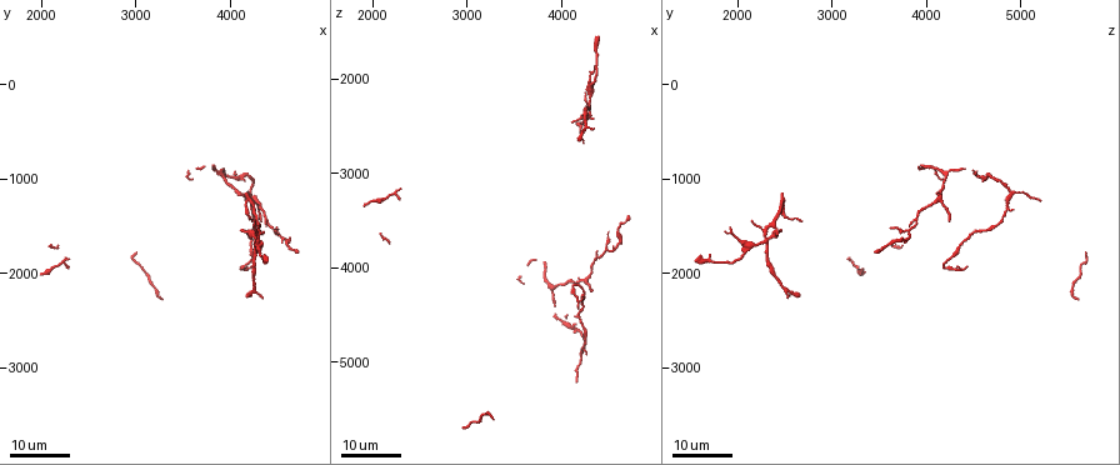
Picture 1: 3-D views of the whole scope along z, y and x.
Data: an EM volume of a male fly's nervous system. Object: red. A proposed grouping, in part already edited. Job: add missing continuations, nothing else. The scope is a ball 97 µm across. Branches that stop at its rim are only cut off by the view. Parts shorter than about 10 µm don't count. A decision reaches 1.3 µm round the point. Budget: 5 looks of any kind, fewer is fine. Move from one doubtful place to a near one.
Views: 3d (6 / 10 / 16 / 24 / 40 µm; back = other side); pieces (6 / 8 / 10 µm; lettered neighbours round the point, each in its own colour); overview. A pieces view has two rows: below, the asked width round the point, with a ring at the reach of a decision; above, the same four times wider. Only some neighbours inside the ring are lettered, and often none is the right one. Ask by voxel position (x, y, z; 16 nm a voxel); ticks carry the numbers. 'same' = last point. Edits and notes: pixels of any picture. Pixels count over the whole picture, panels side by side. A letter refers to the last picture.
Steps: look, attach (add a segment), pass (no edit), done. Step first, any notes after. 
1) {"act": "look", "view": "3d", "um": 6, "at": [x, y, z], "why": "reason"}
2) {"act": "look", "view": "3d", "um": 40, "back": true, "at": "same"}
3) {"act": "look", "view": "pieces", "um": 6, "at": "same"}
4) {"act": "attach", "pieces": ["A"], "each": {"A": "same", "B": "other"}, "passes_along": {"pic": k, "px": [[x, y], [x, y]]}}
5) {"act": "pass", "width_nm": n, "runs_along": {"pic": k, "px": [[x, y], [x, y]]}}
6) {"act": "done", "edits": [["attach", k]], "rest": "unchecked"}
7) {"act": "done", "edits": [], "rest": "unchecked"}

{"act": "look", "view": "3d", "um": 16, "at": [3240, 2260, 5580], "why": "tapers out"}

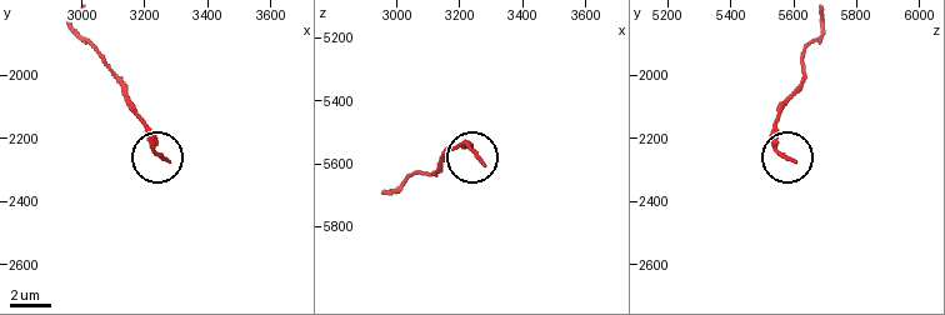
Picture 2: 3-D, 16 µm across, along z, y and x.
{"act": "look", "view": "pieces", "um": 8, "at": [3270, 2270, 5600]}

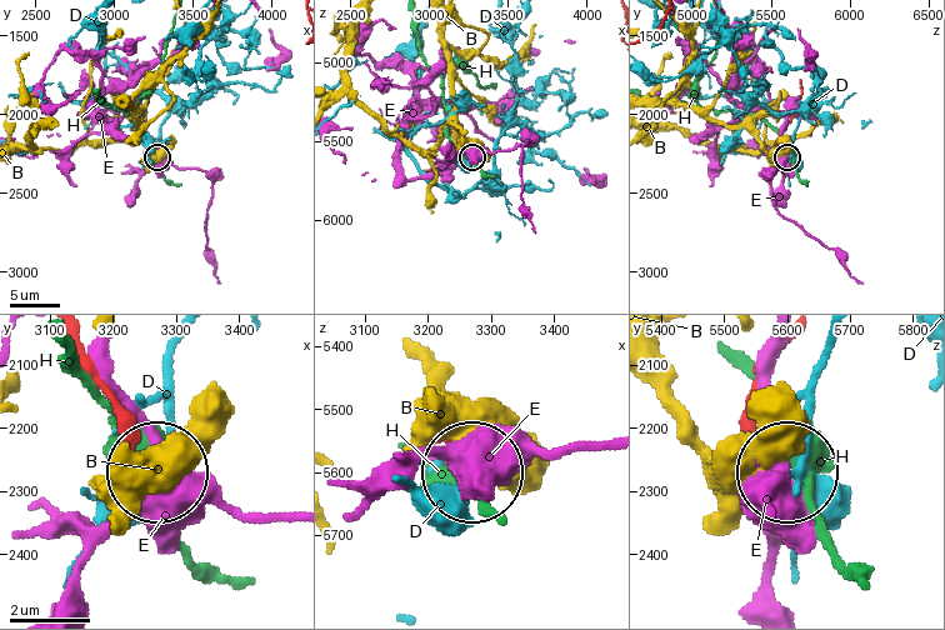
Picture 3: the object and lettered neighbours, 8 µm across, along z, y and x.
{"act": "pass", "width_nm": 150, "each": {"B": "other", "D": "other", "E": "other", "H": "other"}, "found": "none of them fits"}

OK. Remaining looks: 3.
{"act": "look", "view": "3d", "um": 16, "at": [4200, 2260, 2660], "why": "an open end"}

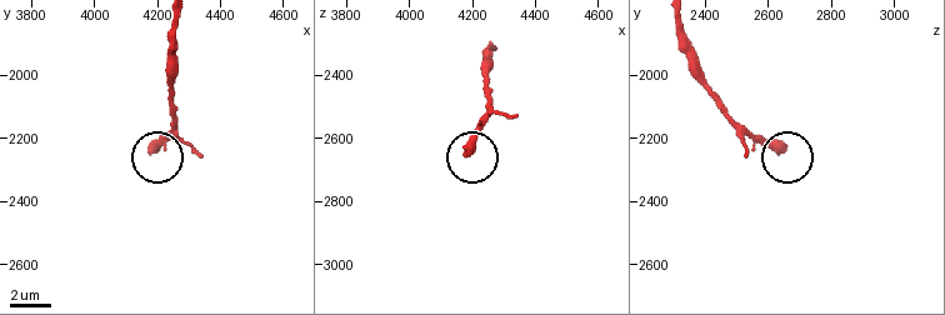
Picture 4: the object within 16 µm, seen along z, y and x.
{"act": "look", "view": "pieces", "um": 8, "at": [4180, 2230, 2650]}

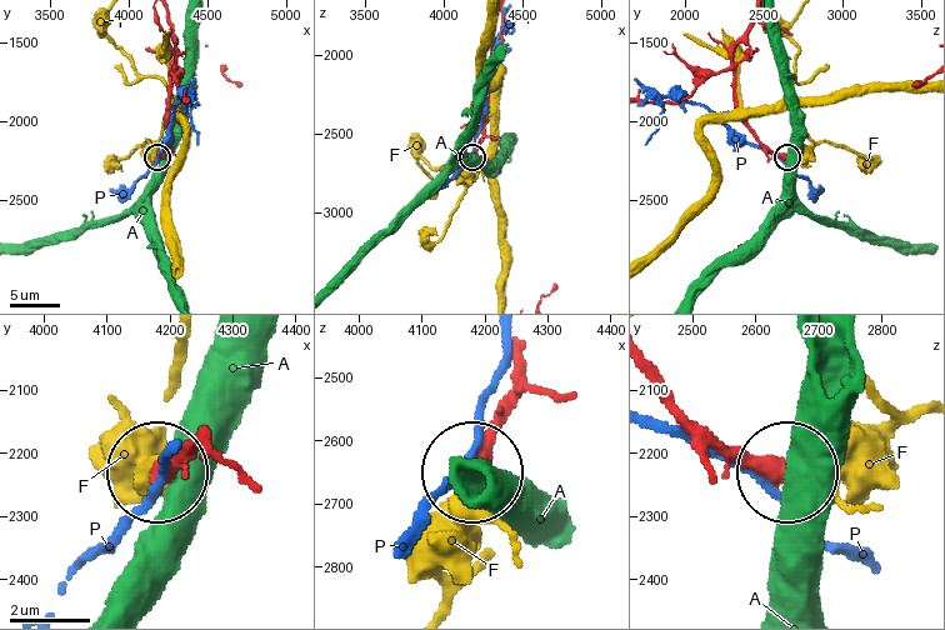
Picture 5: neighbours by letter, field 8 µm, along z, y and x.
{"act": "pass", "each": {"A": "other", "F": "other", "P": "other"}, "runs_along": {"pic": 5, "px": [[654, 384], [684, 414], [781, 471]]}, "found": "none of them fits"}

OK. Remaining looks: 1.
{"act": "done", "edits": [], "rest": "unchecked"}

